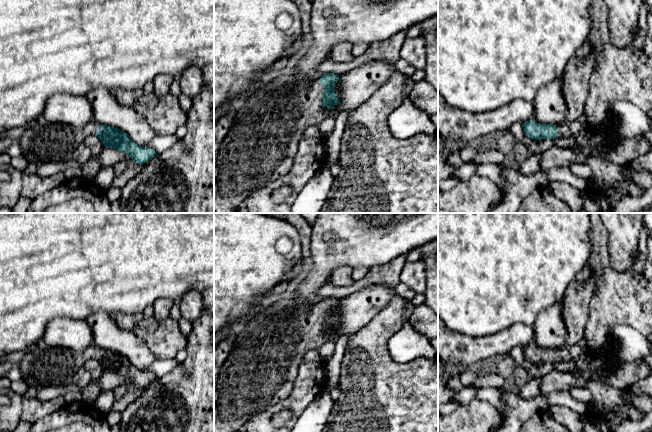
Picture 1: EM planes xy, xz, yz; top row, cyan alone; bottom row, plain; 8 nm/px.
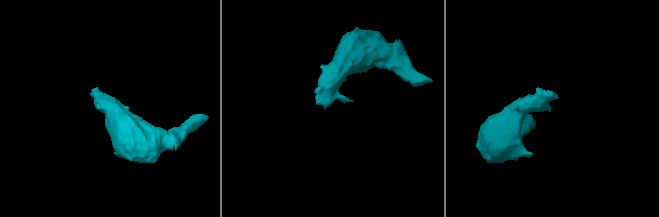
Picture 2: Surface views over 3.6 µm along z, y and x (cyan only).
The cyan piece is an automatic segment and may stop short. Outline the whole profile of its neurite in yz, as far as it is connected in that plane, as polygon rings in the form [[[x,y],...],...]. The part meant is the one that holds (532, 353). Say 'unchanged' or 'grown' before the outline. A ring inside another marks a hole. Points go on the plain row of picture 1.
grown; [[[529,344],[523,347],[524,357],[527,361],[538,363],[568,362],[571,359],[571,348],[563,346],[558,349],[541,348],[535,344]]]

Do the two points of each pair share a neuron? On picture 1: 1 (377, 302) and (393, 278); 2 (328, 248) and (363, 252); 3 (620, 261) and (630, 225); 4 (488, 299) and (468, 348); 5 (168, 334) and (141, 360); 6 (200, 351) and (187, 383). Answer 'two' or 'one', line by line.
1: two
2: one
3: one
4: two
5: two
6: one

